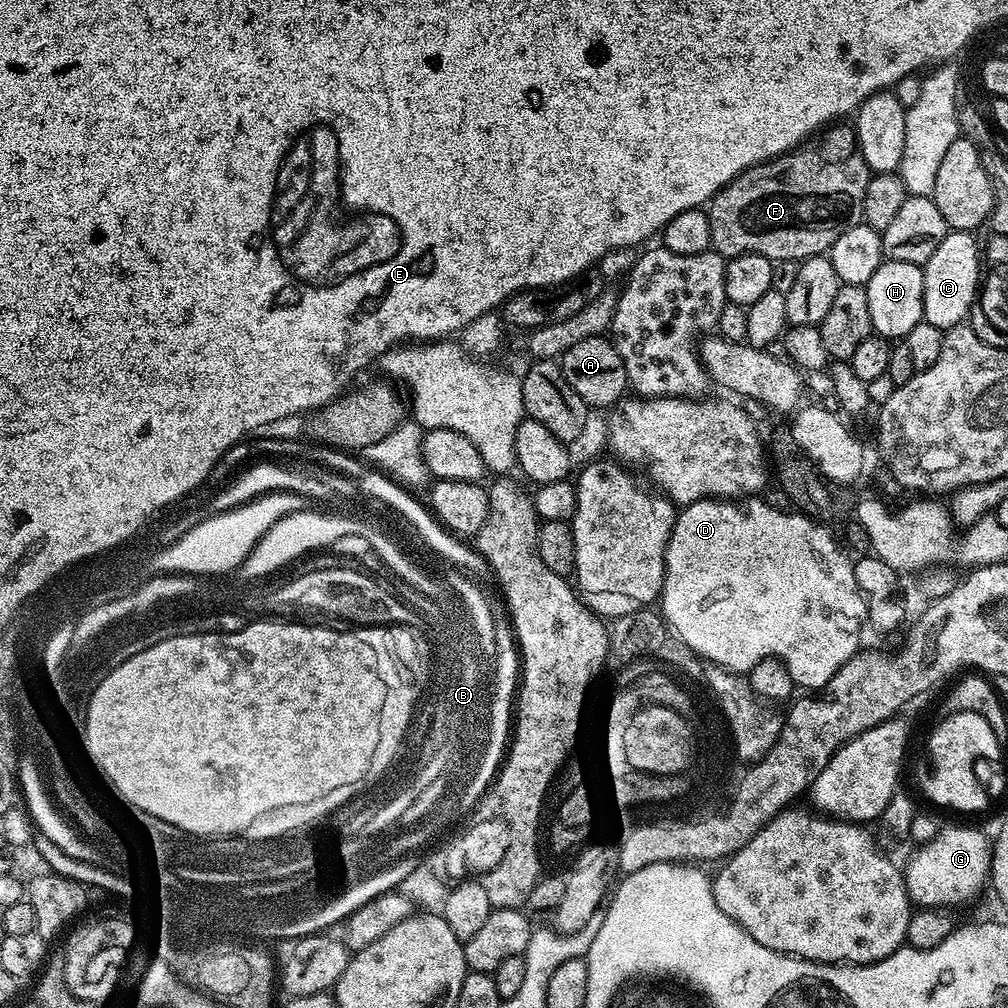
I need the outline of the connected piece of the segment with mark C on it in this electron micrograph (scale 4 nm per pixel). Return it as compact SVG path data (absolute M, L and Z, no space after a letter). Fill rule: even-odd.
M949 230L942 238L942 246L934 250L924 269L924 320L941 330L951 330L969 319L978 300L978 289L982 284L982 248L976 245L972 232Z

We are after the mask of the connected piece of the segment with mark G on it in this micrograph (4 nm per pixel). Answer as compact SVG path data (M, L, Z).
M941 827L933 840L915 849L908 869L903 869L908 899L924 910L952 910L955 904L968 904L990 880L992 844L976 828Z

